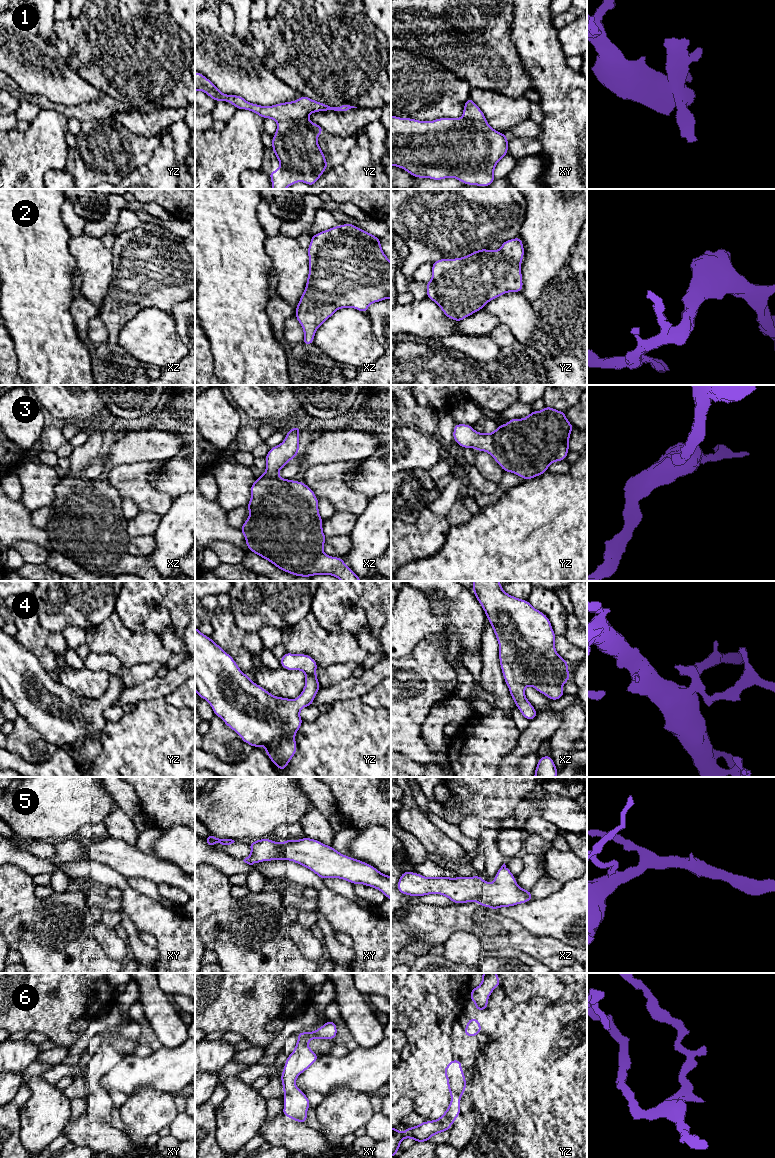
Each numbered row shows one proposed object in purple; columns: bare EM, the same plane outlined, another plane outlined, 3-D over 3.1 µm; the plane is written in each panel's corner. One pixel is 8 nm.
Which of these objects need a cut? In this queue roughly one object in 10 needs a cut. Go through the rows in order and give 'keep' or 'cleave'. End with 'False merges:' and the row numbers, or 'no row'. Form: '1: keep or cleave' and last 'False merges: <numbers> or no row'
1: cleave
2: keep
3: keep
4: keep
5: keep
6: keep
False merges: 1

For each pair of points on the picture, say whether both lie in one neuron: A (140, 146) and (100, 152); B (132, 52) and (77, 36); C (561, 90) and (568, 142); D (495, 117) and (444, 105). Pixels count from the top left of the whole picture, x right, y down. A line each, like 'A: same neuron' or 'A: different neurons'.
A: same neuron
B: same neuron
C: same neuron
D: different neurons

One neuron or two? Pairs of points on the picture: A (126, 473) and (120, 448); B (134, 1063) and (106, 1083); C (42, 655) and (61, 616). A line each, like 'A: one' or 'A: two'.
A: two
B: one
C: two

